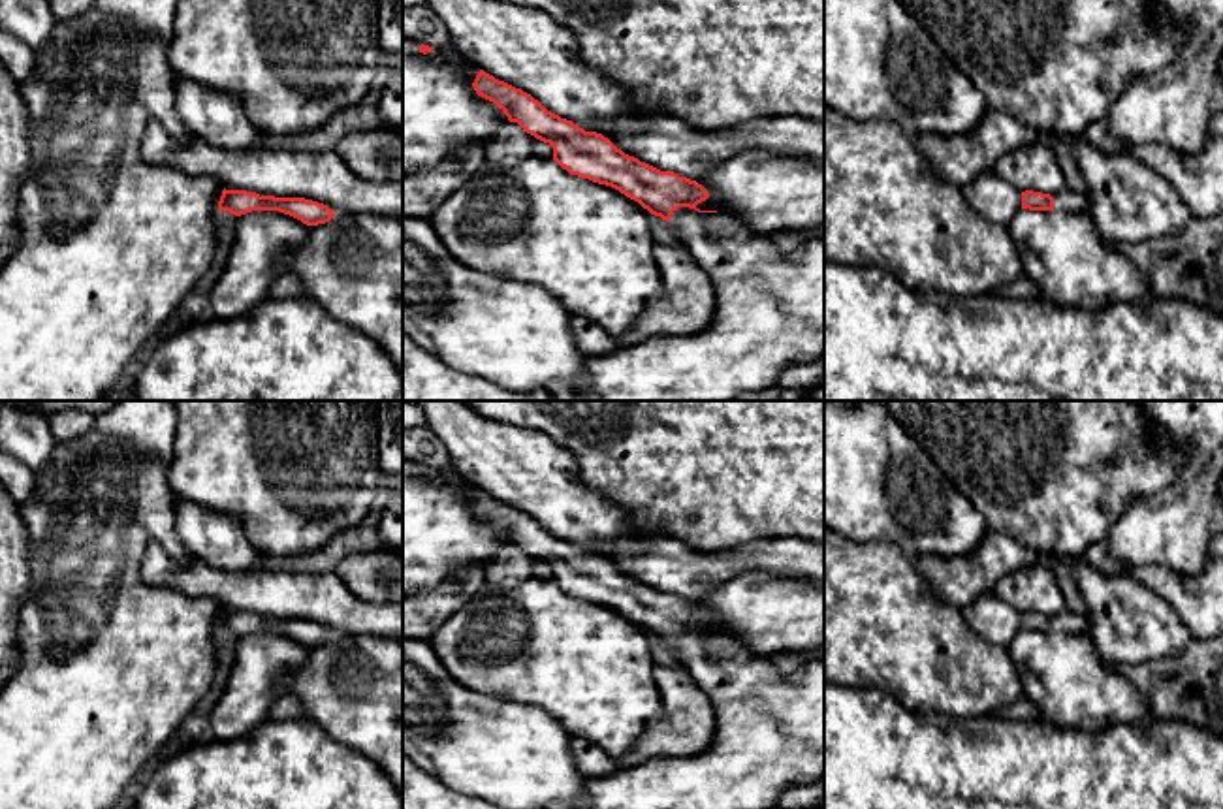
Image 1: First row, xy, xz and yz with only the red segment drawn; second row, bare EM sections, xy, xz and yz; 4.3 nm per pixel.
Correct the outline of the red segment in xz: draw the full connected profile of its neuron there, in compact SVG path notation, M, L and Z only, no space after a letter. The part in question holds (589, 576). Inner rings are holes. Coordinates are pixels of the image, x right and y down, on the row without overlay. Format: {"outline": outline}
{"outline": "M484 491L474 504L478 517L493 523L510 544L553 568L553 581L570 596L612 608L660 638L677 655L715 709L711 745L694 756L660 756L617 769L585 783L580 809L771 809L781 794L824 777L824 660L809 660L788 675L779 675L771 655L758 655L738 638L700 632L707 611L674 593L660 593L625 576L608 559L585 553L572 542L548 532L531 516Z"}

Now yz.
{"outline": "M1063 610L1052 617L1033 611L1022 613L1022 630L1029 632L1084 634L1089 632L1089 627L1089 615L1078 615L1069 610Z"}

